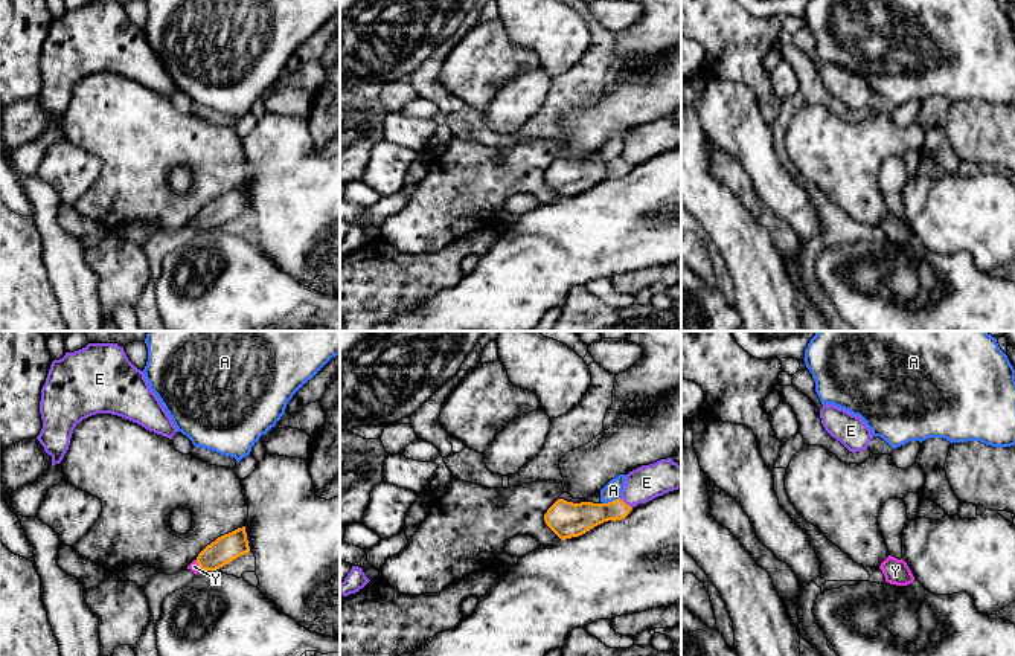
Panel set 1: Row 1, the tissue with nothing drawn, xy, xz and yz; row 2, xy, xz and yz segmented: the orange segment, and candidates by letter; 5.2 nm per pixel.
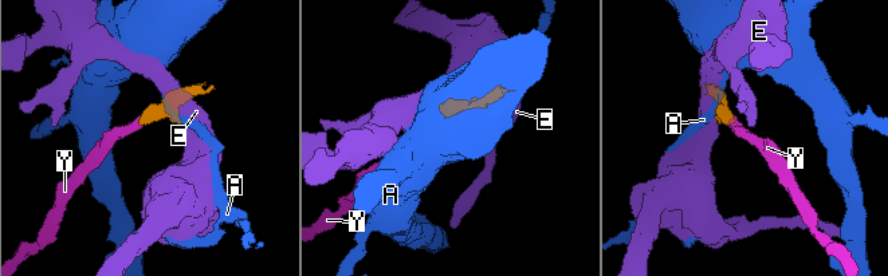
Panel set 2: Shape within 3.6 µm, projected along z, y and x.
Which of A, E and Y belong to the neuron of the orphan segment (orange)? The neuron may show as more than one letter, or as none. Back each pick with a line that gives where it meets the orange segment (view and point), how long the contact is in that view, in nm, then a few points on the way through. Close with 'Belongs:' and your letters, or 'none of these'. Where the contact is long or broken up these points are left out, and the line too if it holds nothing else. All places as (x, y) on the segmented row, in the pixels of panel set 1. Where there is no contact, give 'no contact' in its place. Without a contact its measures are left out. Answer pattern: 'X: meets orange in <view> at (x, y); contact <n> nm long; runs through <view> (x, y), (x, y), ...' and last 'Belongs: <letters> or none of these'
Y: meets orange in xy at (198, 565); contact 70 nm long; runs through xy (229, 546), (198, 565), (194, 566)
Belongs: Y

